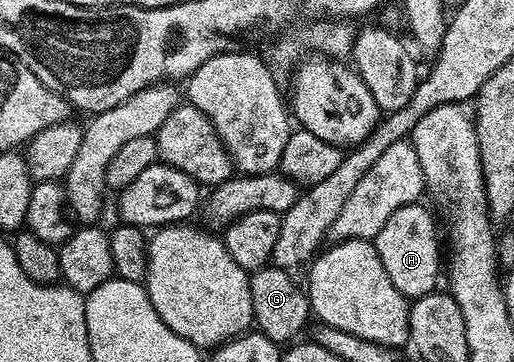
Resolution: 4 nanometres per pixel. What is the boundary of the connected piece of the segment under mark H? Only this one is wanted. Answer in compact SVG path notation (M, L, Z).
M417 202L396 209L396 213L384 221L384 229L380 229L372 241L376 253L380 253L380 265L384 265L384 273L388 273L392 285L396 285L396 289L400 289L400 293L410 301L429 295L439 286L438 227L434 224L433 213L422 206L421 202Z

